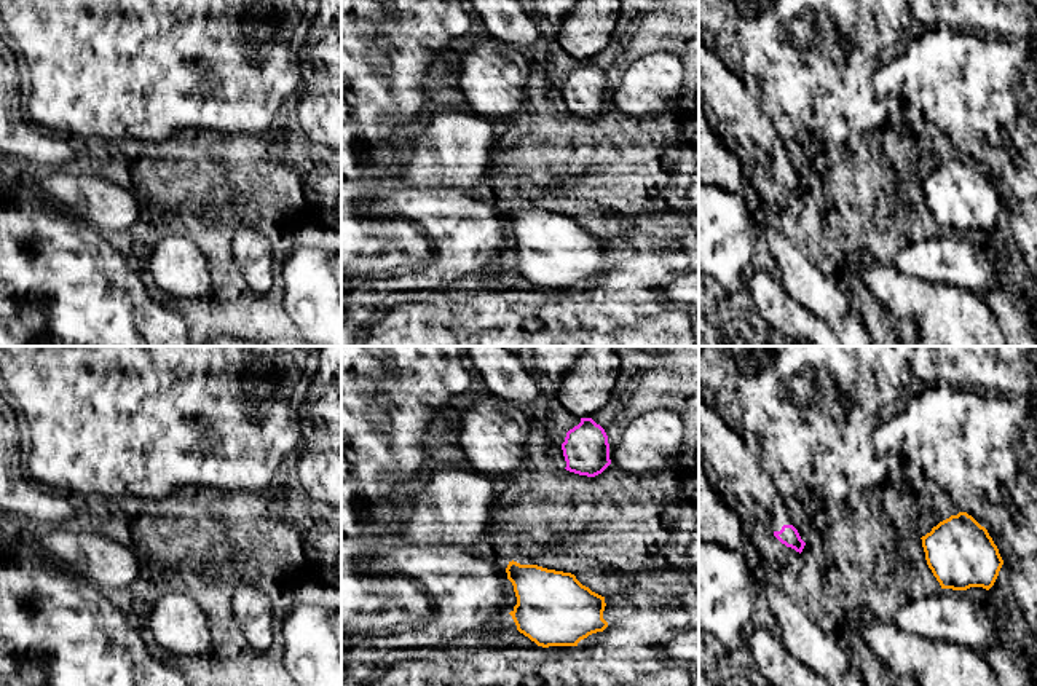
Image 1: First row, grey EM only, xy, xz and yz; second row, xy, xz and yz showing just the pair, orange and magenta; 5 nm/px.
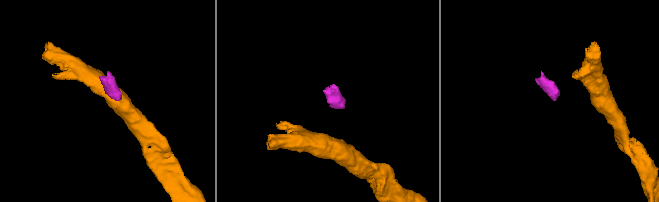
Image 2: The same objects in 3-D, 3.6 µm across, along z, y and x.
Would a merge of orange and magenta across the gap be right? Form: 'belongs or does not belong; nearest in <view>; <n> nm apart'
does not belong; nearest in xz; 500 nm apart

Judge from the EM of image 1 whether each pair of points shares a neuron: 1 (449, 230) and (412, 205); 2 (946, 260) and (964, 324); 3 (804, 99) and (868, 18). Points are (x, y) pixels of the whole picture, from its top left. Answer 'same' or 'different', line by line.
1: same
2: different
3: same

